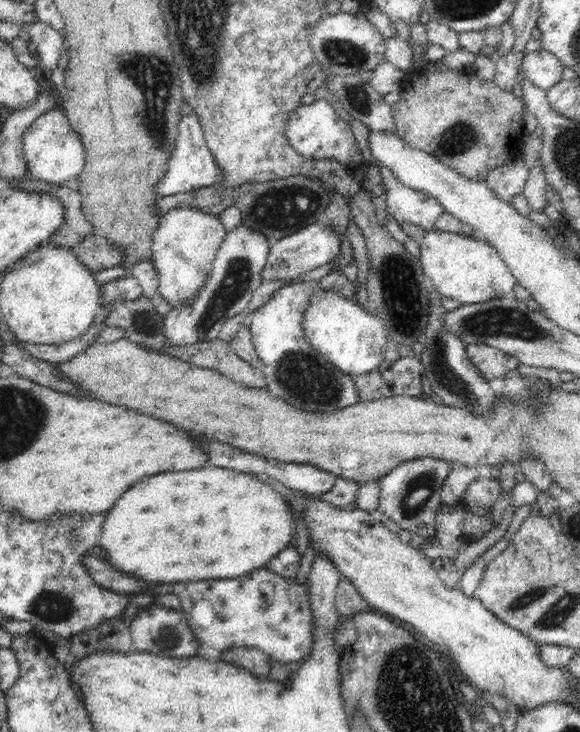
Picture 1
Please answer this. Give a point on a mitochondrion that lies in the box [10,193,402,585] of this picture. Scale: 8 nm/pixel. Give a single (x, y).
(316, 386)

